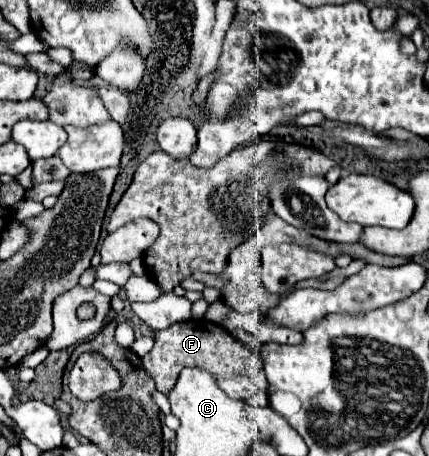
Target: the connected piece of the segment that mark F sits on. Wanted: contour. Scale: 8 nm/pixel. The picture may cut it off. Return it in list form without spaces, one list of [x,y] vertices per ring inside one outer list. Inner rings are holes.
[[[181,321],[175,323],[163,331],[155,331],[155,347],[147,353],[147,373],[153,377],[157,389],[161,393],[167,393],[183,367],[201,367],[215,375],[219,381],[219,387],[233,399],[247,401],[257,393],[257,387],[253,383],[253,377],[263,369],[263,359],[253,355],[249,347],[241,345],[237,339],[233,339],[223,327],[211,321]]]

